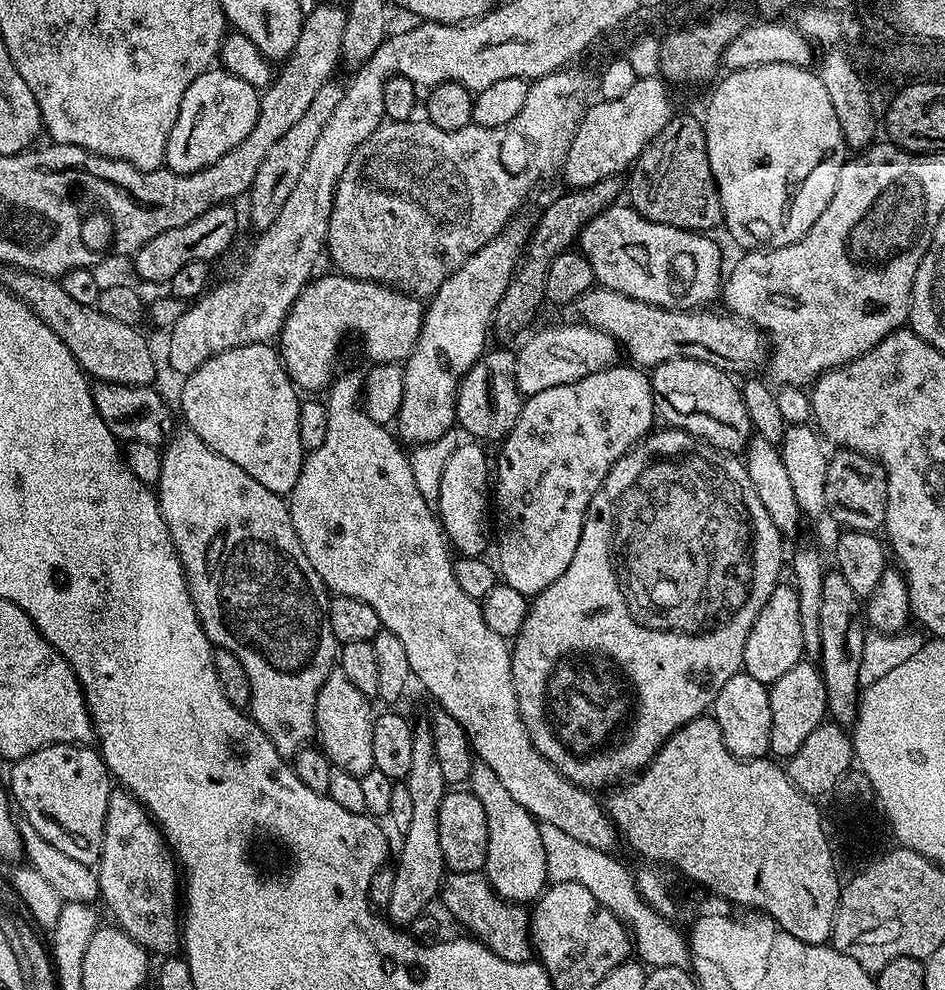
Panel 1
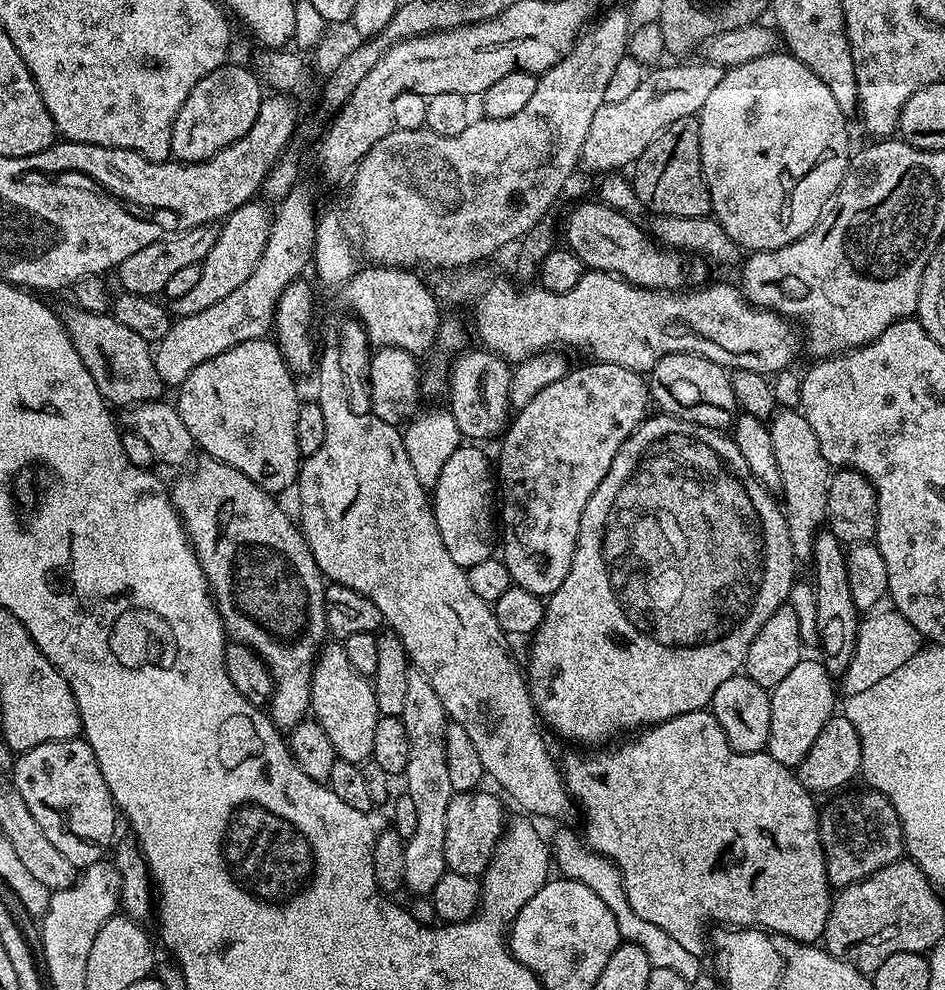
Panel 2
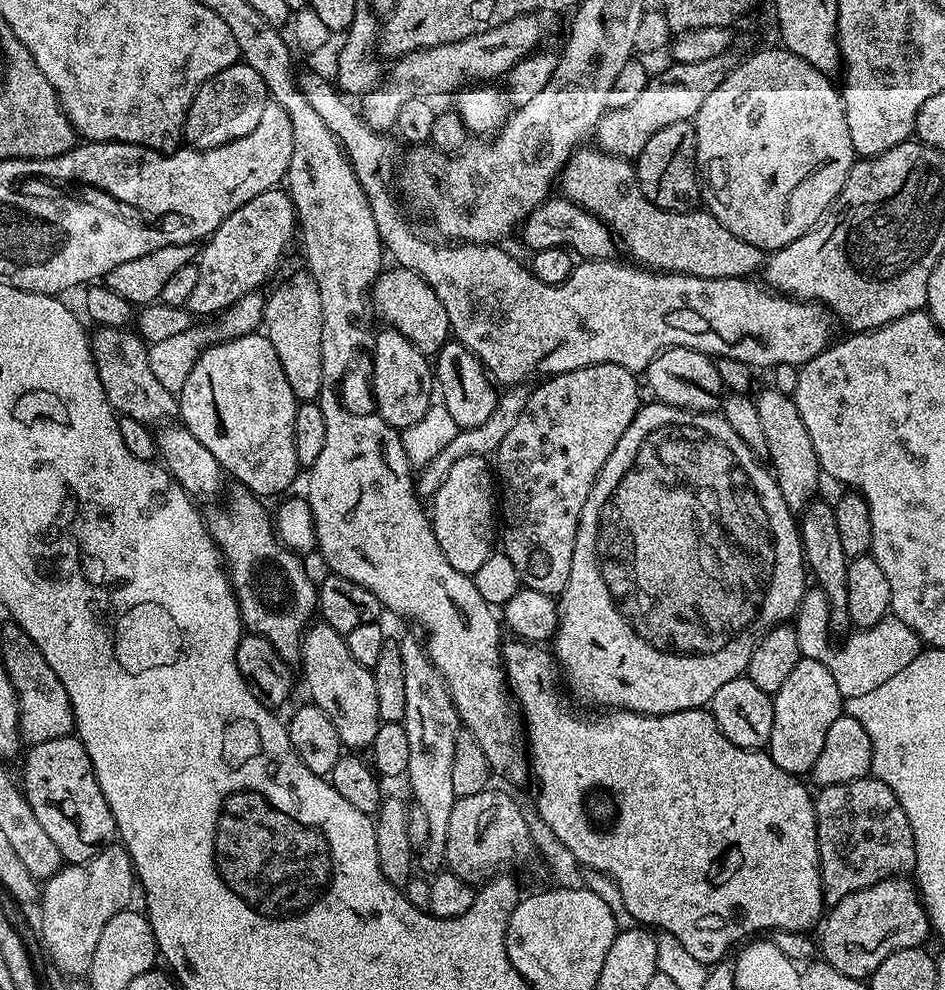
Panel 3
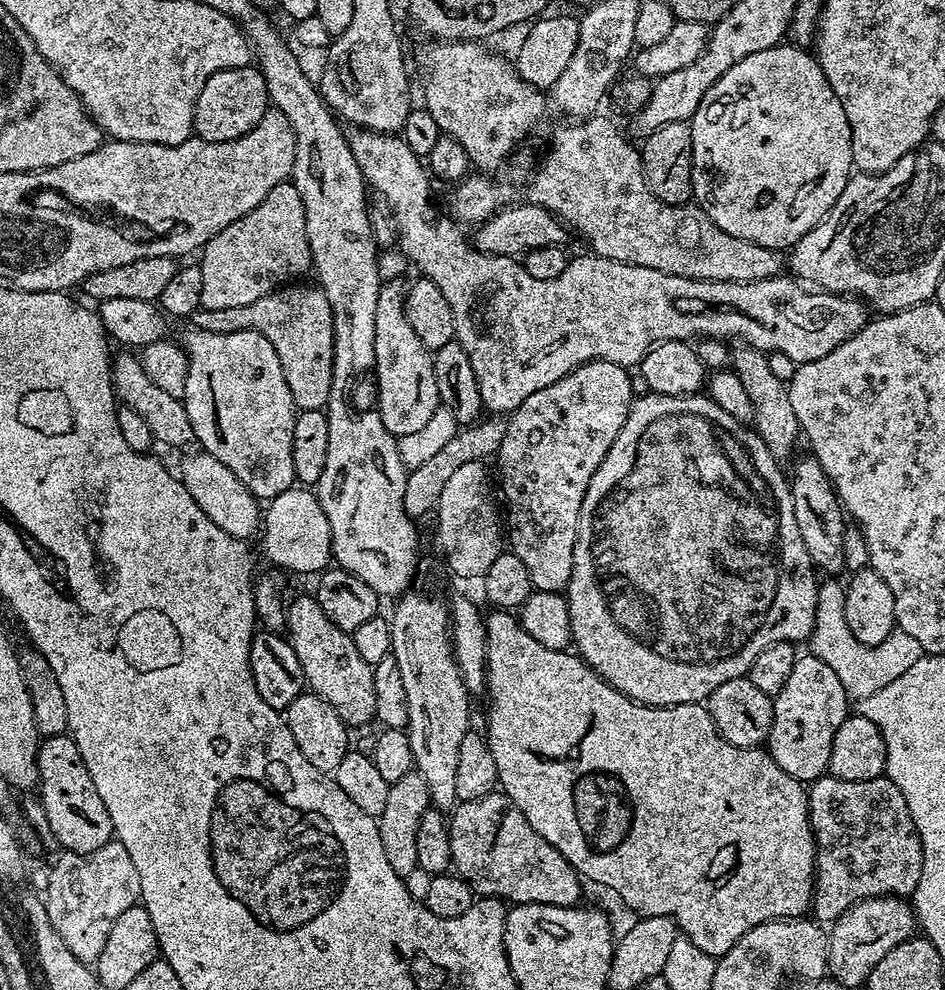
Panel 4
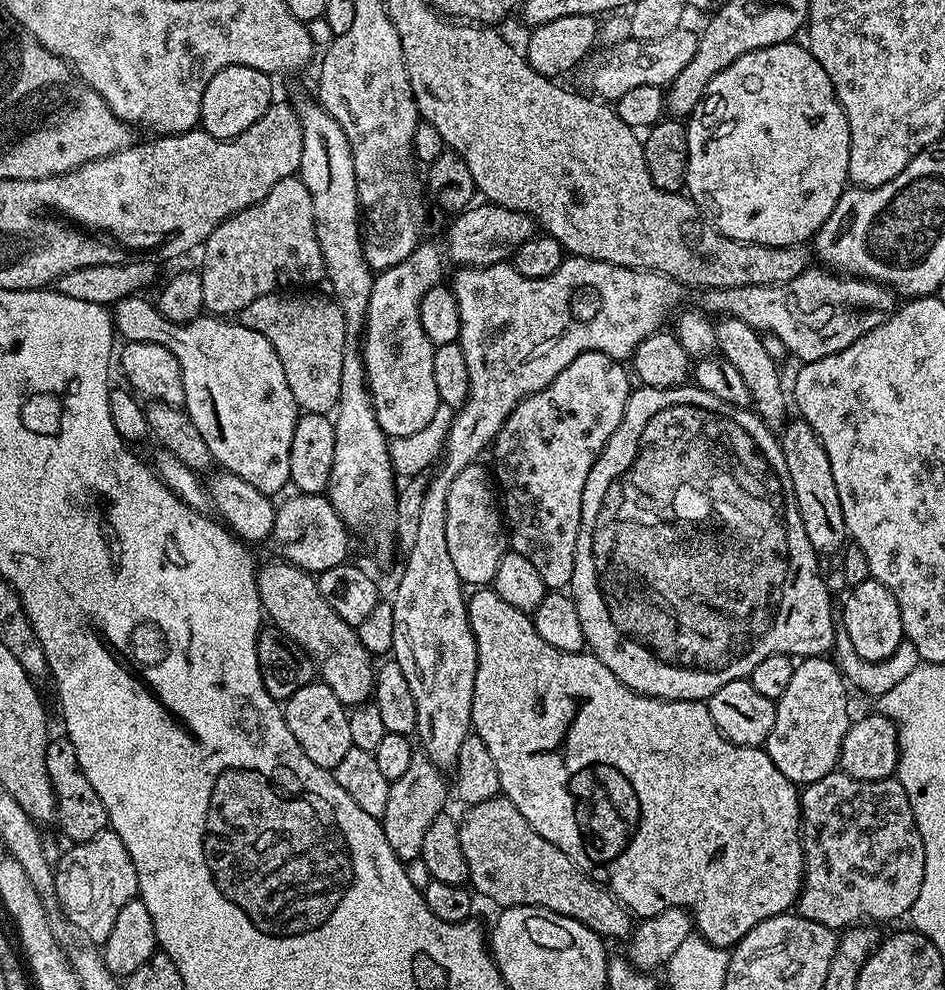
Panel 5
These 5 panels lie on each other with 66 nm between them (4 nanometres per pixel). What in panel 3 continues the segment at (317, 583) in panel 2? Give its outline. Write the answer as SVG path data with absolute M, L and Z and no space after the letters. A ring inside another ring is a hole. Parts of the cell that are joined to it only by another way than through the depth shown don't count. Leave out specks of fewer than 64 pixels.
M243 486L233 487L228 496L228 504L207 513L208 533L219 548L223 563L226 565L228 580L232 583L232 592L236 595L241 625L251 635L264 636L272 643L274 650L284 660L295 661L300 654L300 641L313 623L318 612L318 588L308 577L299 555L292 551L279 539L276 532L273 513L263 499L255 492Z

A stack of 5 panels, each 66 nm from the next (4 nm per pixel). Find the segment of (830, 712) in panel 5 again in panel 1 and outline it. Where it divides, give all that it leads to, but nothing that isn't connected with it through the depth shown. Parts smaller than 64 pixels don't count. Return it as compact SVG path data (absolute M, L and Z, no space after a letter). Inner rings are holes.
M801 662L792 669L786 670L782 678L778 678L768 688L770 698L770 752L773 757L787 758L793 756L806 742L806 737L825 723L828 711L824 676L819 667L812 662Z

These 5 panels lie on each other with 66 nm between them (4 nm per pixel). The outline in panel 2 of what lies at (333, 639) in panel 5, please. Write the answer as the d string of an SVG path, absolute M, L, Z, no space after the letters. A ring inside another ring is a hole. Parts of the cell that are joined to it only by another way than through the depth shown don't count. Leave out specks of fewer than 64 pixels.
M328 642L321 647L312 671L310 702L311 715L320 723L322 730L326 730L338 760L358 765L371 761L374 729L378 727L381 714L378 702L374 702L371 679L358 674L358 670L350 666L350 658L346 658L343 643Z

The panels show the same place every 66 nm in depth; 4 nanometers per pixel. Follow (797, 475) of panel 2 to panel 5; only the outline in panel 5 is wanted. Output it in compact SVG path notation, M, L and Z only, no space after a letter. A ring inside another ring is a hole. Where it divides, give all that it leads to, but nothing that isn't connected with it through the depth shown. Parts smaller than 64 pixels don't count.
M726 316L715 321L716 333L718 334L719 355L731 362L742 374L746 381L746 390L750 390L752 399L751 407L757 416L773 430L783 429L790 413L790 396L782 388L780 381L781 365L765 351L762 346L762 335L756 329L751 328L746 322L742 322L733 316Z

